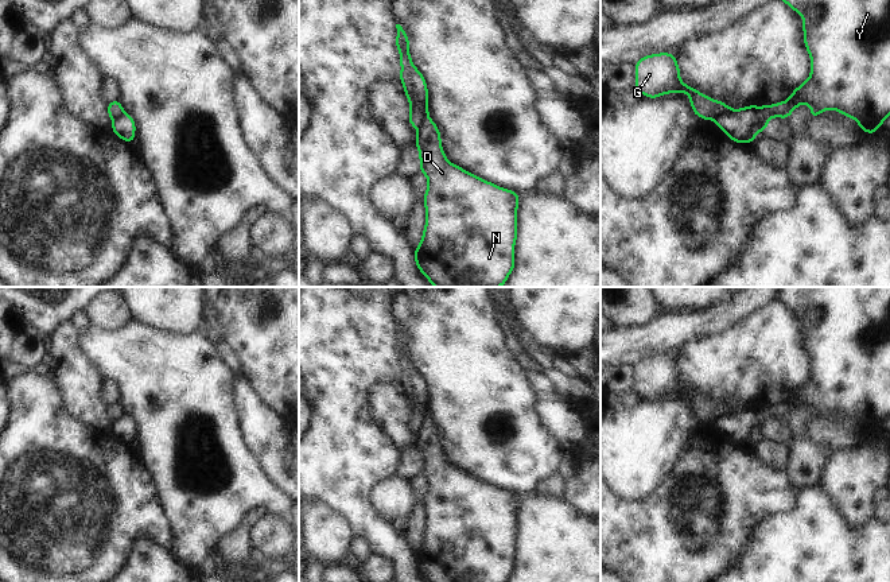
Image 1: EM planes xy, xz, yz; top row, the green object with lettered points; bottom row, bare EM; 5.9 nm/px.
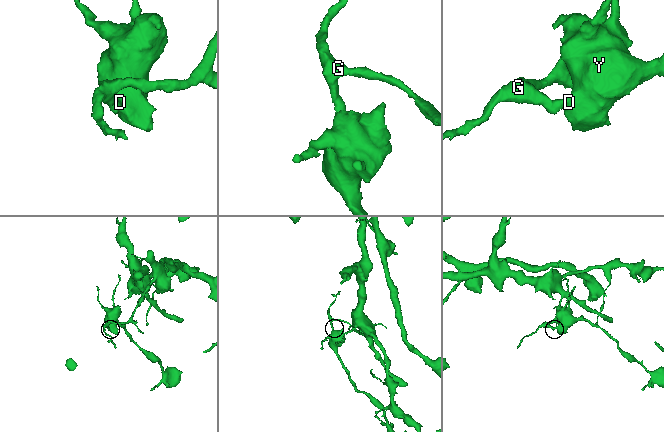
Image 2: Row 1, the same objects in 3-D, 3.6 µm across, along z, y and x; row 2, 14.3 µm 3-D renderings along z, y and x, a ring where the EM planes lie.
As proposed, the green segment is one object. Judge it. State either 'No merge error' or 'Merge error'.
Merge error.

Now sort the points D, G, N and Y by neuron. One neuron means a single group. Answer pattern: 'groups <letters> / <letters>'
groups D N Y / G

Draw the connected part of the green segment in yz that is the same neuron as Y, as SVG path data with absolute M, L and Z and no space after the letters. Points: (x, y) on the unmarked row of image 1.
M776 287L776 299L781 300L804 319L804 345L811 358L811 377L793 392L792 397L774 407L741 410L716 420L716 427L737 445L751 446L758 434L765 432L770 419L789 420L801 406L812 410L811 420L825 411L852 419L859 428L874 435L890 418L890 287Z

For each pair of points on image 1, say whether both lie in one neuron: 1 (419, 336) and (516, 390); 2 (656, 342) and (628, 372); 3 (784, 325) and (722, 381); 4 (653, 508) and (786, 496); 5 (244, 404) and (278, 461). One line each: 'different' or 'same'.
1: same
2: different
3: same
4: same
5: same

